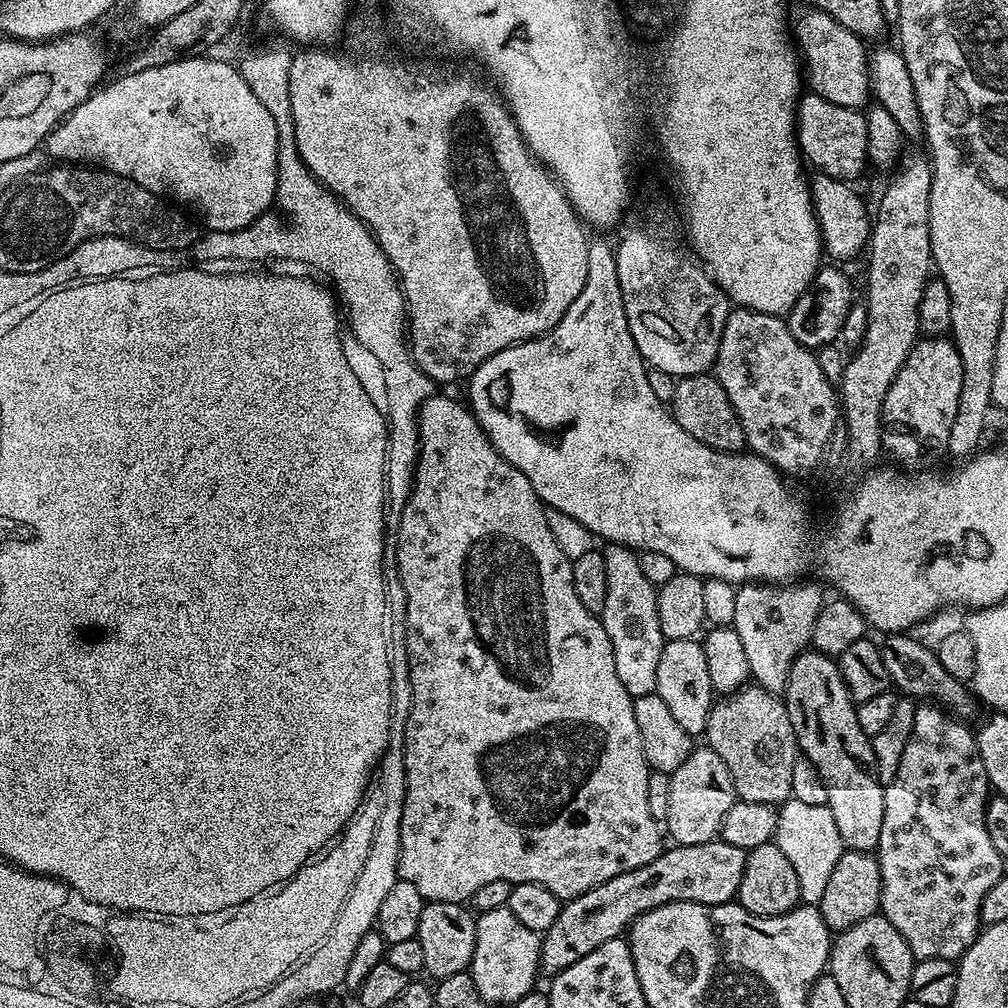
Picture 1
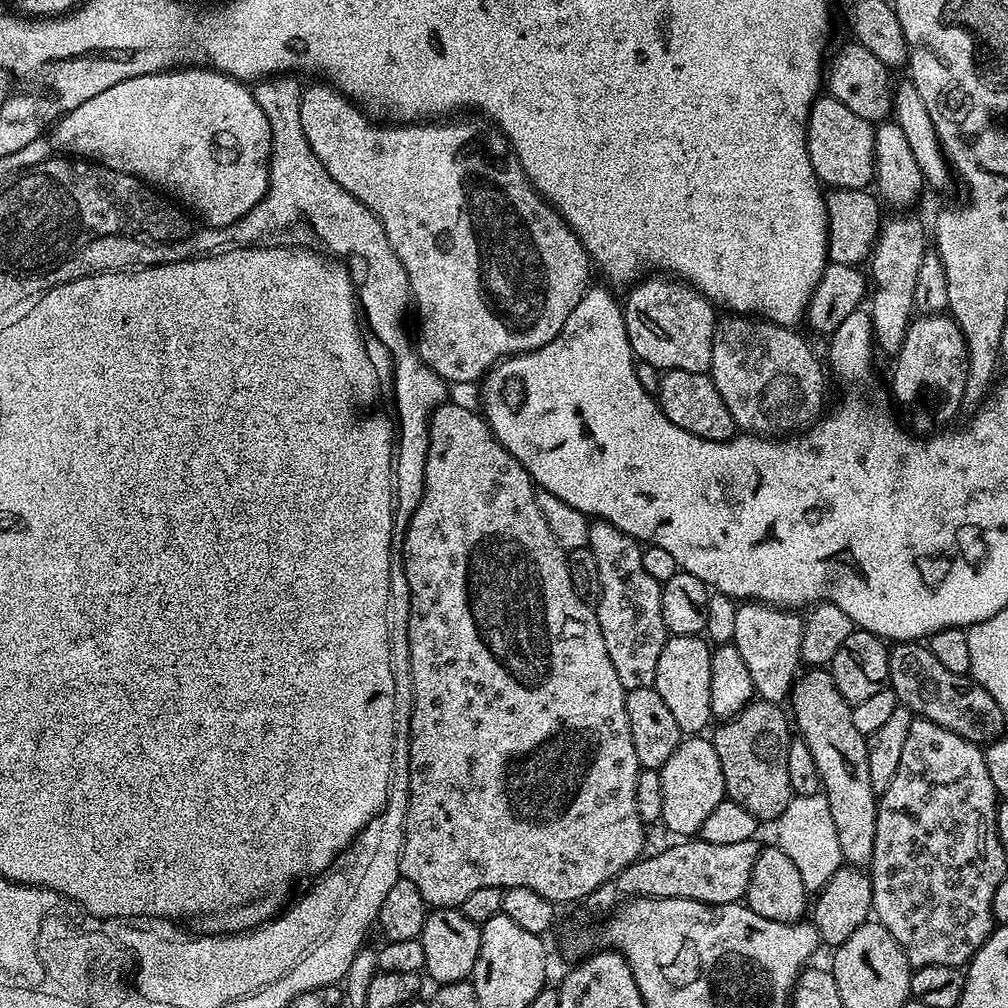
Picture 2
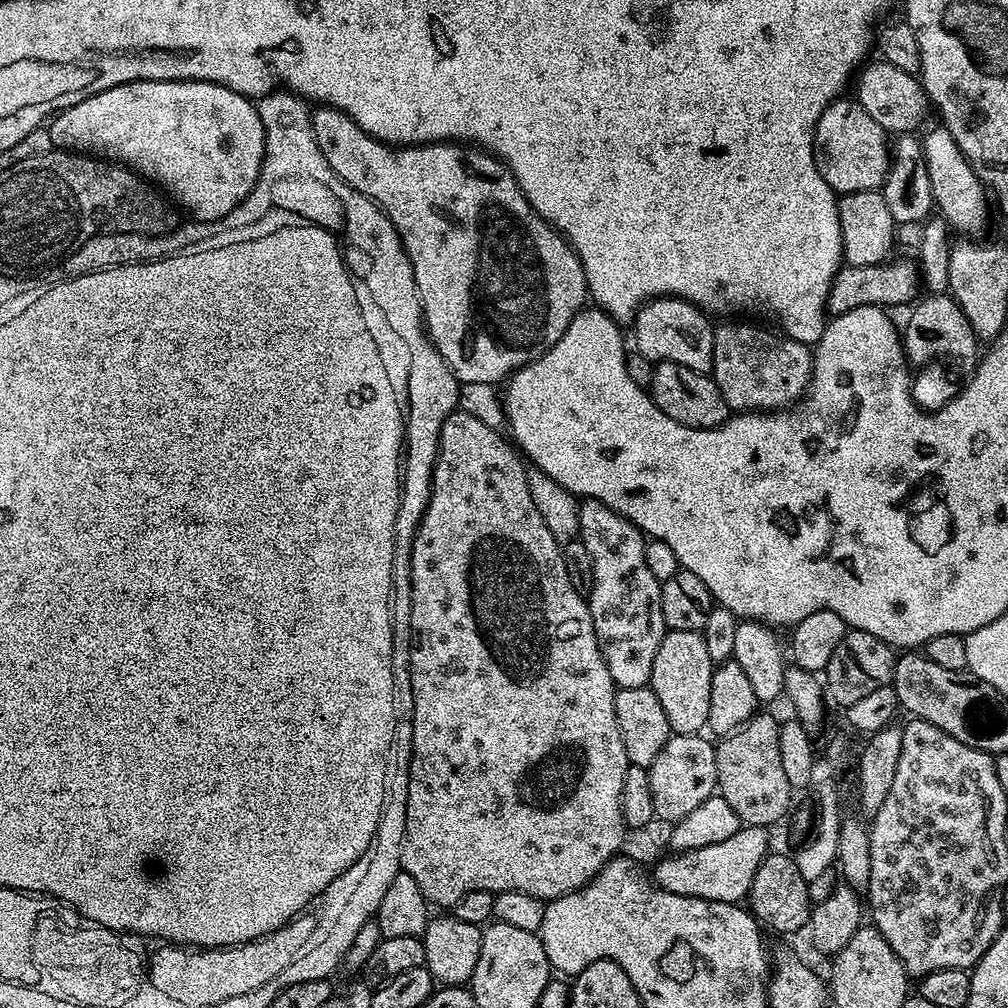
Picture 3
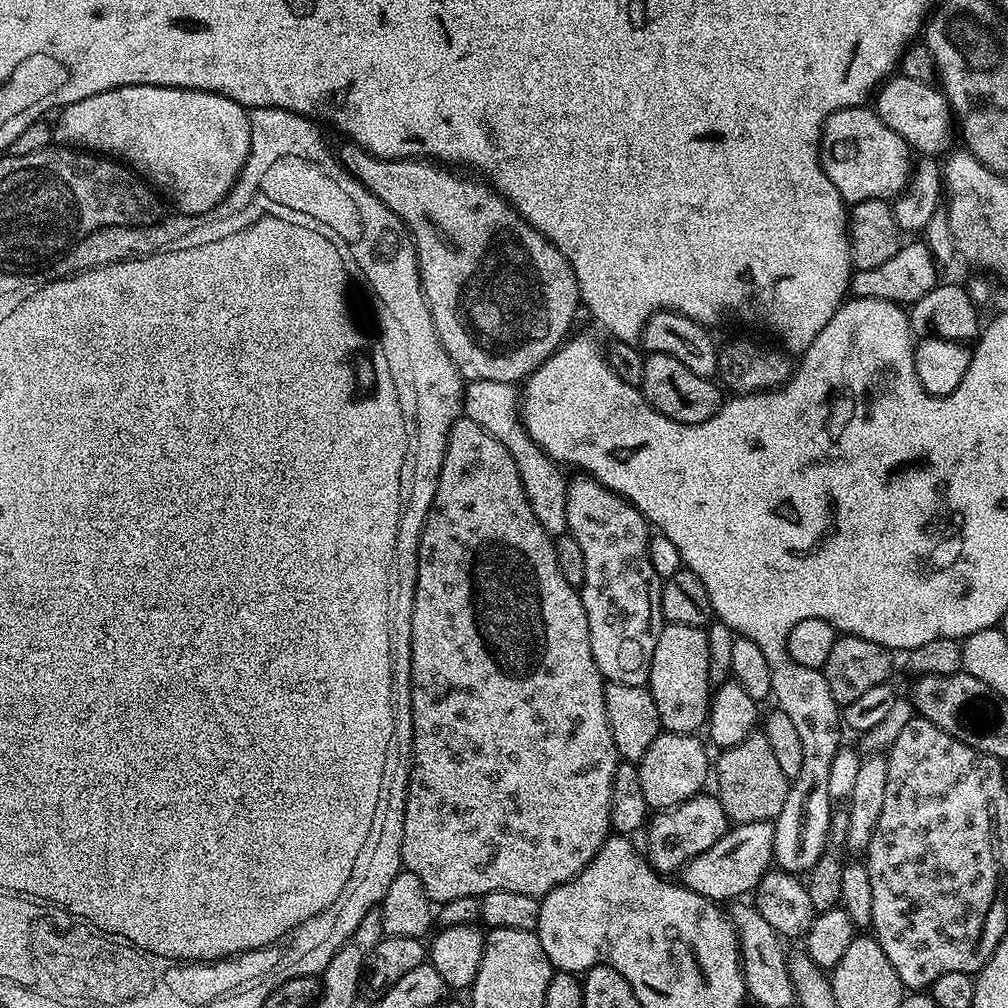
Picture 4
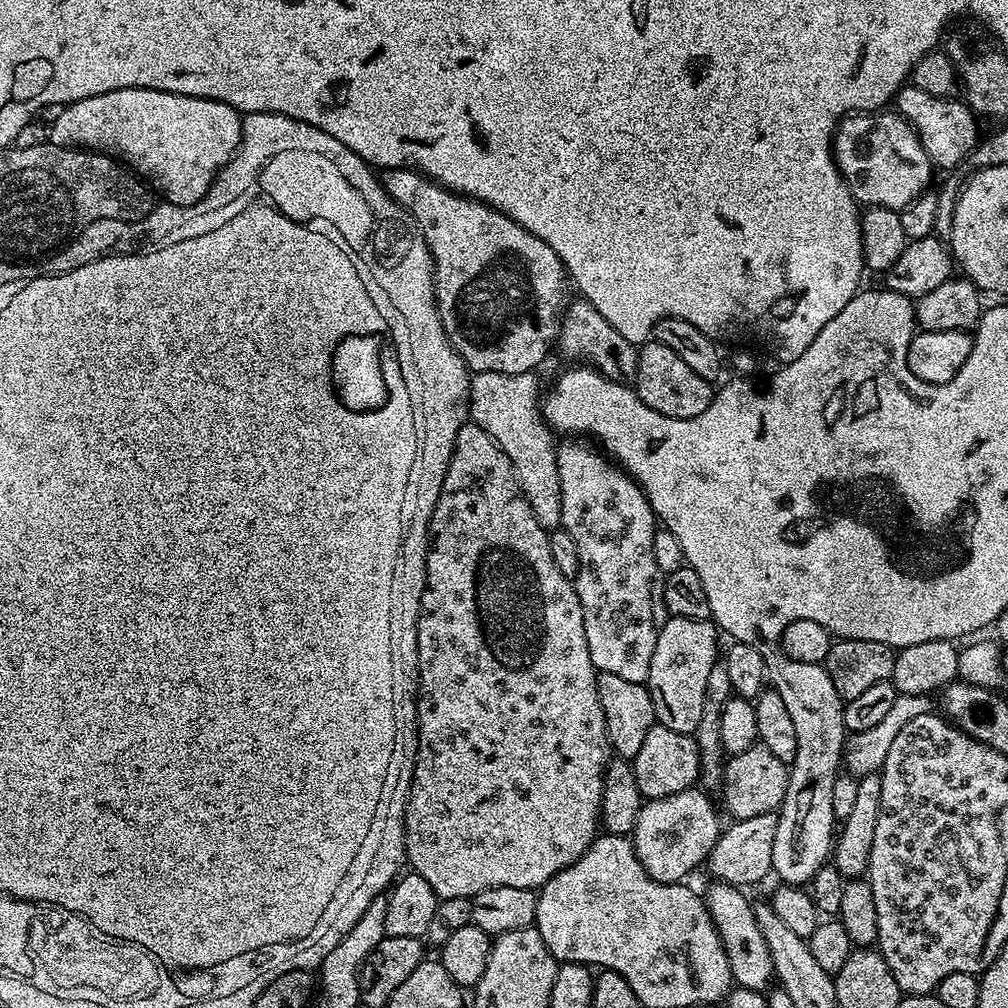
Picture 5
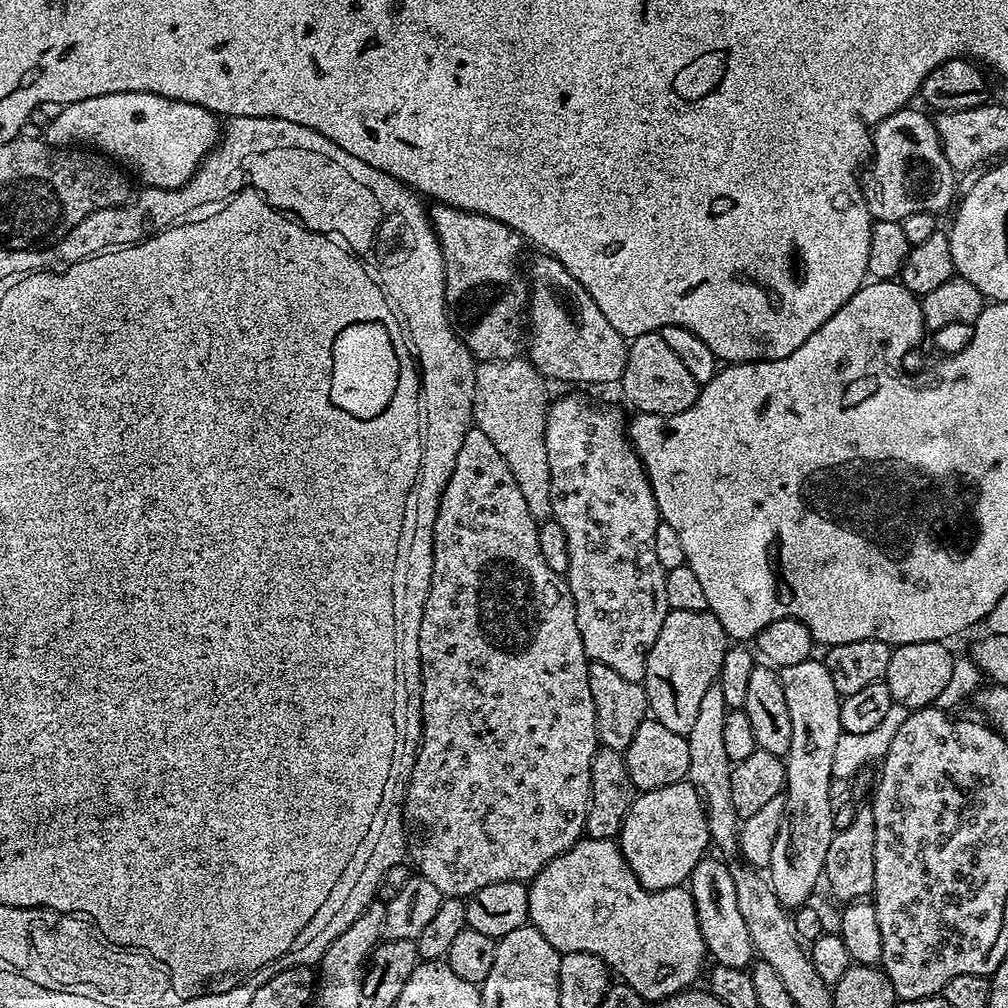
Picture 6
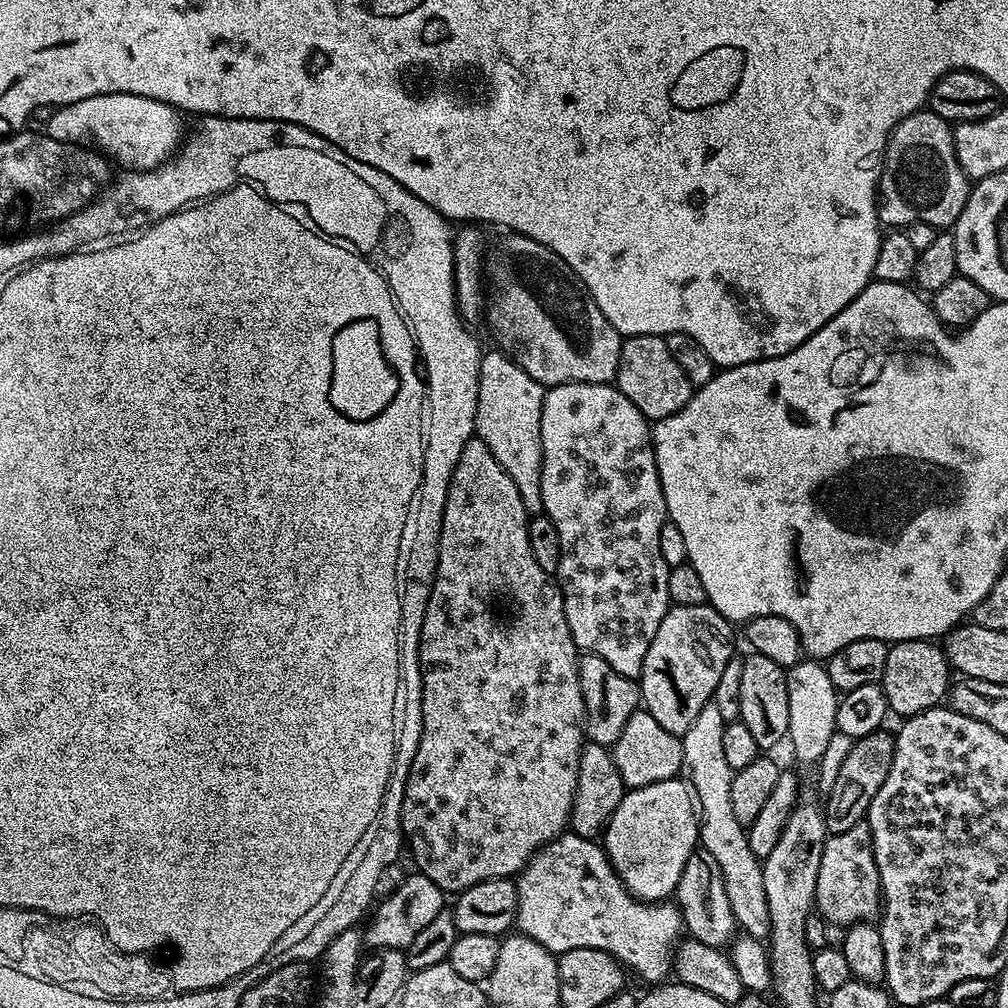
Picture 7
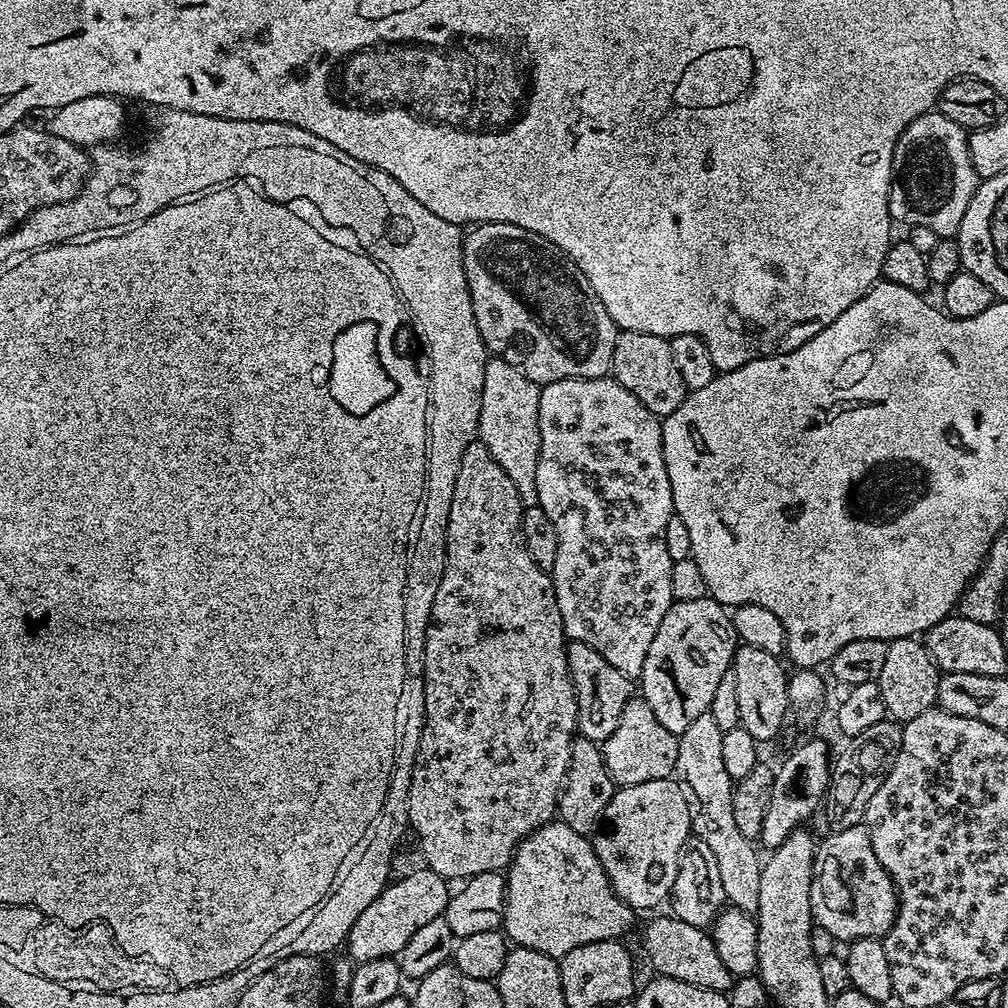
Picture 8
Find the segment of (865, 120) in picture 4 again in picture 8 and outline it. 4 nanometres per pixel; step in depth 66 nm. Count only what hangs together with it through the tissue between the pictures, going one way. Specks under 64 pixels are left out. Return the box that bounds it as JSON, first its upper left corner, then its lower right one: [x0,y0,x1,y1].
[888,111,978,238]

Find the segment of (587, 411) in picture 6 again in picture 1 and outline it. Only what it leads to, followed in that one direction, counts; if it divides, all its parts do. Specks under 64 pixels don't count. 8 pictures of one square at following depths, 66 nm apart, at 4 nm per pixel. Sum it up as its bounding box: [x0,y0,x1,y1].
[598,544,666,696]

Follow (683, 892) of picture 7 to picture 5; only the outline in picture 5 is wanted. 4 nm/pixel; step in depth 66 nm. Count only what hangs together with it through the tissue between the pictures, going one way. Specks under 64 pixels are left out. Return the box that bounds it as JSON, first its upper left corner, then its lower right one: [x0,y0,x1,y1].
[703,882,773,992]

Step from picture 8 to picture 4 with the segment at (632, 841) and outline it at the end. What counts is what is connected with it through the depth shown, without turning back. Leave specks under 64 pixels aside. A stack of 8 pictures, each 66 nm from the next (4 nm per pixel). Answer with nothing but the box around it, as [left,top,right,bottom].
[646,794,730,874]

